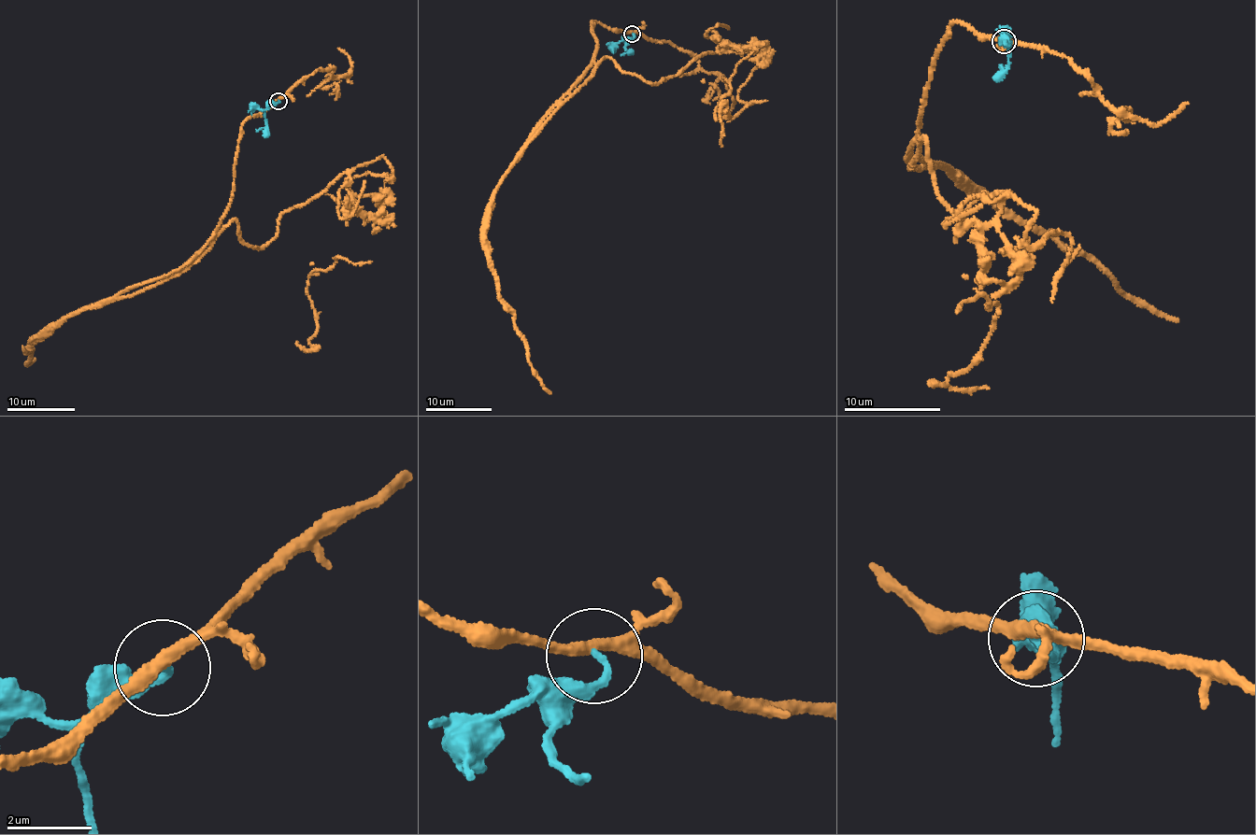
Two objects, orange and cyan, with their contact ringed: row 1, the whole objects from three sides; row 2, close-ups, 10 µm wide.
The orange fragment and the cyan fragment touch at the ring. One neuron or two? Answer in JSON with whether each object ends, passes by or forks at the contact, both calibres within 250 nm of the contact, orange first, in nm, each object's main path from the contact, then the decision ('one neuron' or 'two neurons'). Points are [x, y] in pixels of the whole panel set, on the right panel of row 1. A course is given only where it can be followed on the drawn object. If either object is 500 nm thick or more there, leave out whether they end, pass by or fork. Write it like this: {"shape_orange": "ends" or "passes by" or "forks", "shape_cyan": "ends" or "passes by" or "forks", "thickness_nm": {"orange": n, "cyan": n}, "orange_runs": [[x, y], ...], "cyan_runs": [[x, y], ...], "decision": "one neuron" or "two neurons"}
{"shape_orange": "passes by", "shape_cyan": "ends", "thickness_nm": {"orange": 280, "cyan": 160}, "orange_runs": [[1004, 41], [950, 25], [919, 137], [959, 216], [1007, 193], [959, 306], [995, 329], [935, 384], [989, 389]], "cyan_runs": [[1004, 41], [1008, 49], [1008, 67], [995, 79]], "decision": "two neurons"}

